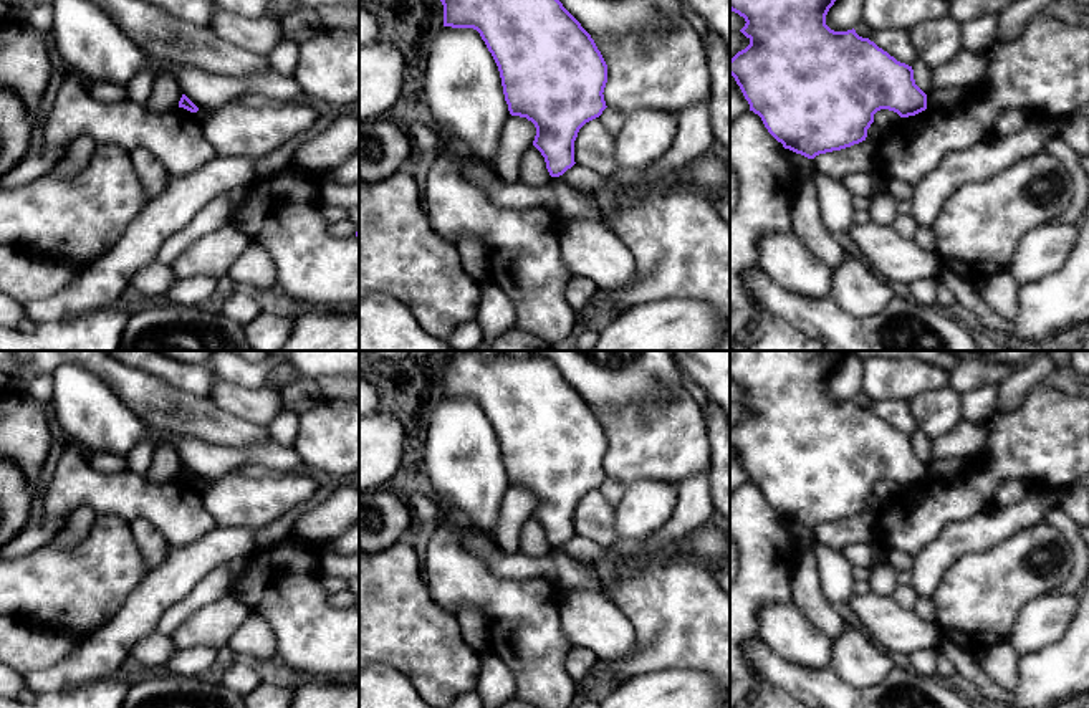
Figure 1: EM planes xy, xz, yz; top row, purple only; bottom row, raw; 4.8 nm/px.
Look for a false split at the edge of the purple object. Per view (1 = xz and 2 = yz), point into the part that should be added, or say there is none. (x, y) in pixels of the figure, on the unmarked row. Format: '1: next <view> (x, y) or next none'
1: next none
2: next none

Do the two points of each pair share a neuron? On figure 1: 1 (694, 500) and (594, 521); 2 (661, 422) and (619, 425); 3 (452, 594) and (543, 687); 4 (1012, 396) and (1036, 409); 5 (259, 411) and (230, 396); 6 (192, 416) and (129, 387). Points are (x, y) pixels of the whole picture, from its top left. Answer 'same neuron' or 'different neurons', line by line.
1: different neurons
2: same neuron
3: same neuron
4: different neurons
5: same neuron
6: same neuron

